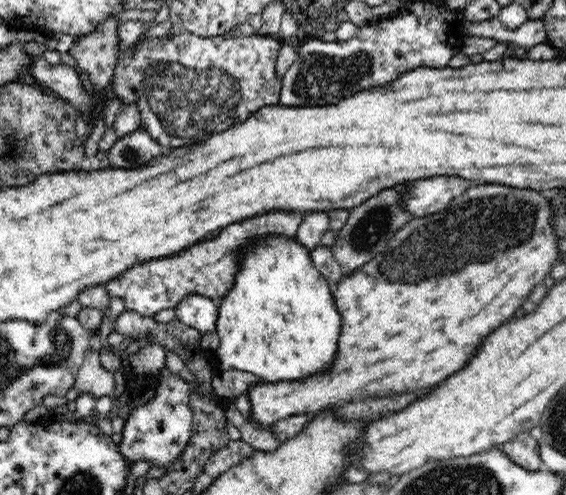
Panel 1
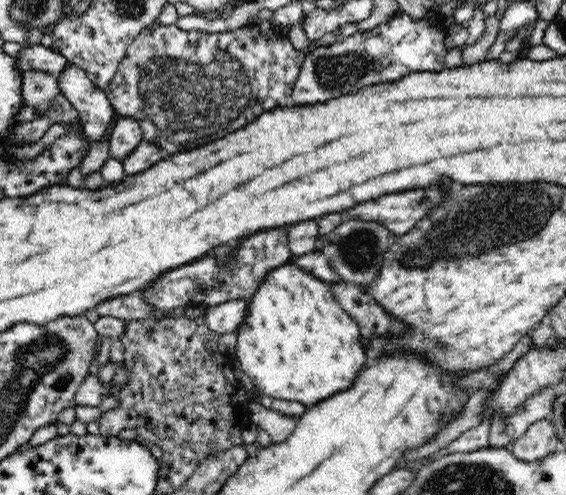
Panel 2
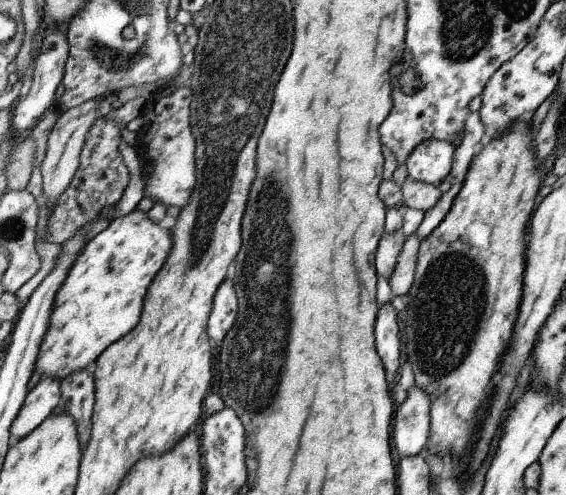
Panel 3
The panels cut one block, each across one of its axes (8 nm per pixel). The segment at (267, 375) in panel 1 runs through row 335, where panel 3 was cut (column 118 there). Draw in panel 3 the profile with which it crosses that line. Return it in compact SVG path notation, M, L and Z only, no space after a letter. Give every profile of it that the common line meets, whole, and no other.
M134 209L126 216L109 220L108 227L86 243L56 293L53 316L50 316L50 326L40 346L34 372L62 382L66 376L88 368L110 344L126 336L138 324L146 290L162 268L171 248L169 230L163 229L158 222L152 222L147 212Z

